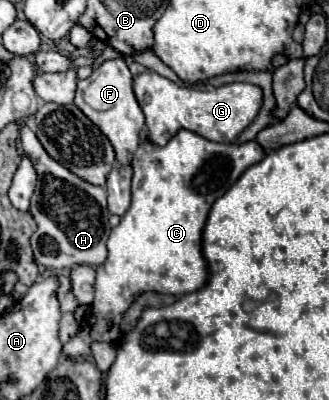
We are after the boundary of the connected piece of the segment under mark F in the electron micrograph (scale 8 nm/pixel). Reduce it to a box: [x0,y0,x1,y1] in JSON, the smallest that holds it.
[74,56,144,164]

